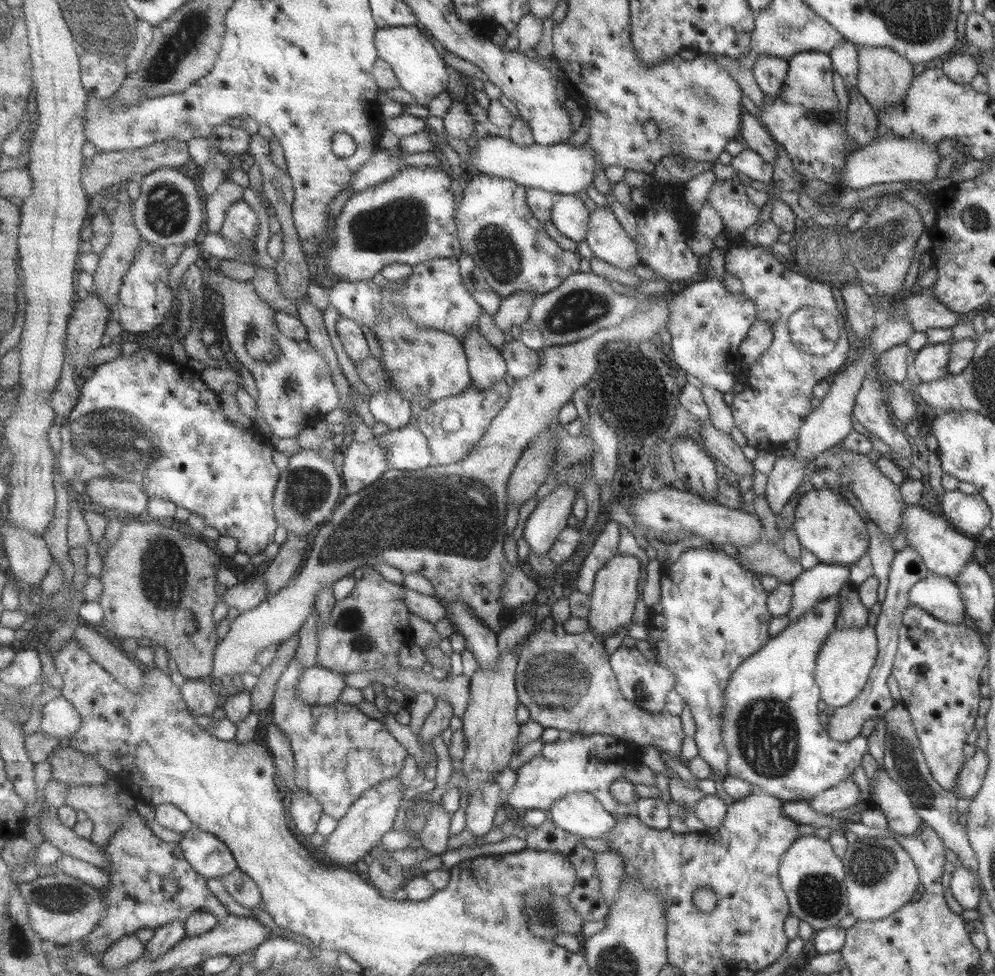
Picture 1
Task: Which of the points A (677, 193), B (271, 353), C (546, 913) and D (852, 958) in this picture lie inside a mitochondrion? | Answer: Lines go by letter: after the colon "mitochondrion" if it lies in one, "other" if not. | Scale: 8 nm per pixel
A: other
B: mitochondrion
C: mitochondrion
D: other

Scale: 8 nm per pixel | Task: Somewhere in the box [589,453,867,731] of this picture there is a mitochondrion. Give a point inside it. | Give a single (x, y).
(640, 692)

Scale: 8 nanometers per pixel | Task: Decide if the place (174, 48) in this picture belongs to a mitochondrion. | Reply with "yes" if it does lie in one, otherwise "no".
yes

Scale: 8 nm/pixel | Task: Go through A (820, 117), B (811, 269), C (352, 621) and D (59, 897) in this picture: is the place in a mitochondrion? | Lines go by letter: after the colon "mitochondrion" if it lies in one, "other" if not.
A: mitochondrion
B: mitochondrion
C: mitochondrion
D: mitochondrion

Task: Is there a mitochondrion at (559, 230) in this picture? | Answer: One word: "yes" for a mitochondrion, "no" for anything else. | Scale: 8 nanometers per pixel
no

